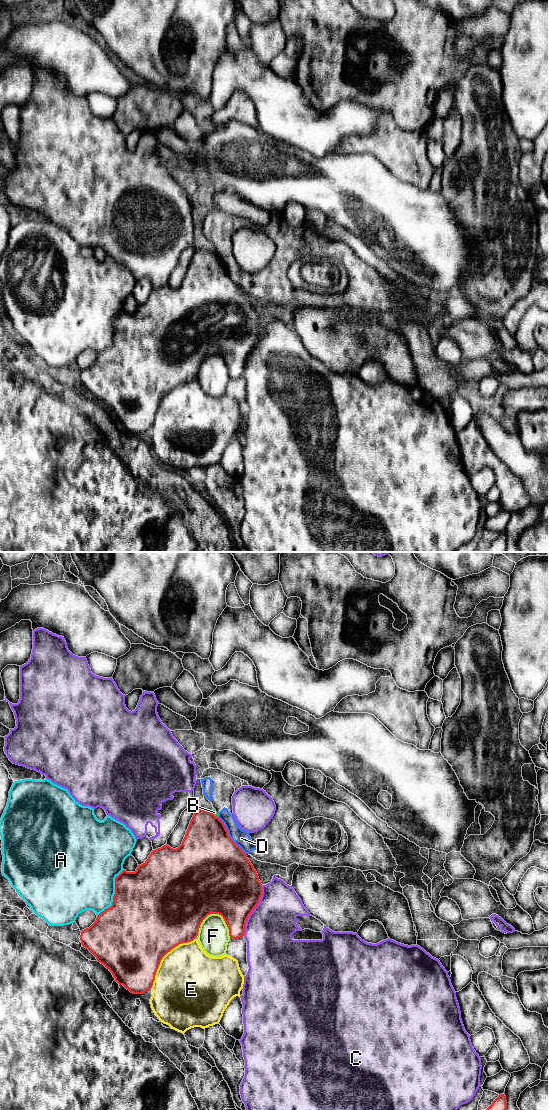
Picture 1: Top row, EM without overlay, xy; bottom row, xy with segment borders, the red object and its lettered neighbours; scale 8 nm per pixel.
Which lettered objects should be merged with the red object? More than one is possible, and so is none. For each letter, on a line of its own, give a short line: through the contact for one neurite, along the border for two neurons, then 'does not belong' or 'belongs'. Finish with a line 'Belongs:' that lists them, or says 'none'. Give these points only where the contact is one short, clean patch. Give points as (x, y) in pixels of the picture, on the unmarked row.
A: does not belong
B: line xy (211, 252), (217, 257); does not belong
C: does not belong
D: does not belong
E: does not belong
F: does not belong
Belongs: none

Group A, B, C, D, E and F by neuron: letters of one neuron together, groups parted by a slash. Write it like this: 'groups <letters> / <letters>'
groups A / B D / C / E / F

